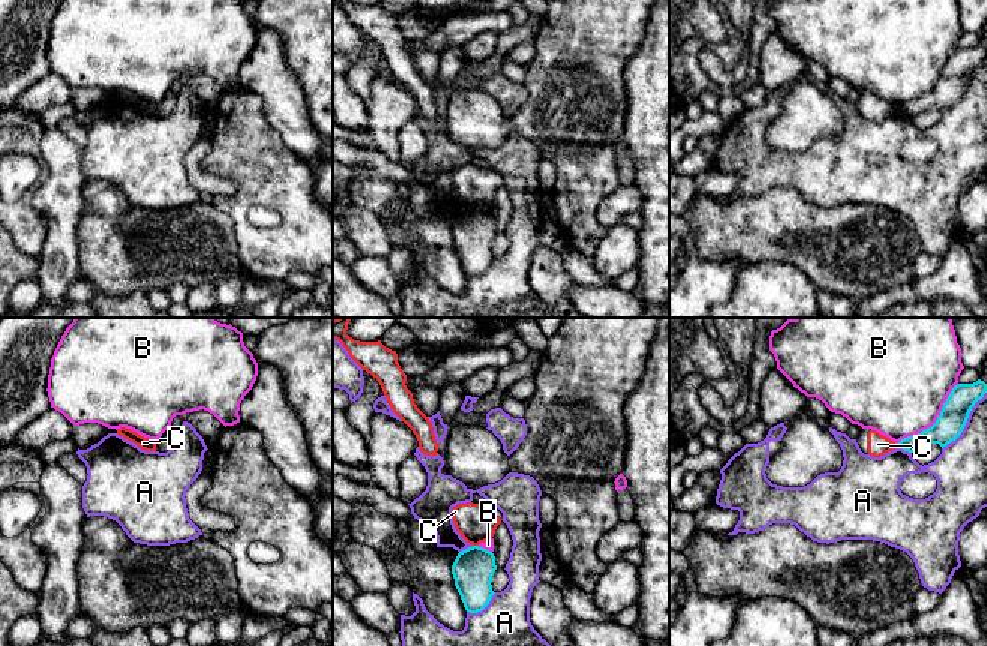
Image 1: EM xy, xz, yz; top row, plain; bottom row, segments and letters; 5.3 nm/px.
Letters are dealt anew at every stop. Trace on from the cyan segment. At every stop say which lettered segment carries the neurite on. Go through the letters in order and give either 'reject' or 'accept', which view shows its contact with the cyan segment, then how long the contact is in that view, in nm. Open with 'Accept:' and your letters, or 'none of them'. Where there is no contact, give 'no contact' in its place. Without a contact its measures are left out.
Accept: none of them
A: reject; contact in yz; length 400 nm
B: reject; contact in yz; length 460 nm
C: reject; contact in xz; length 30 nm

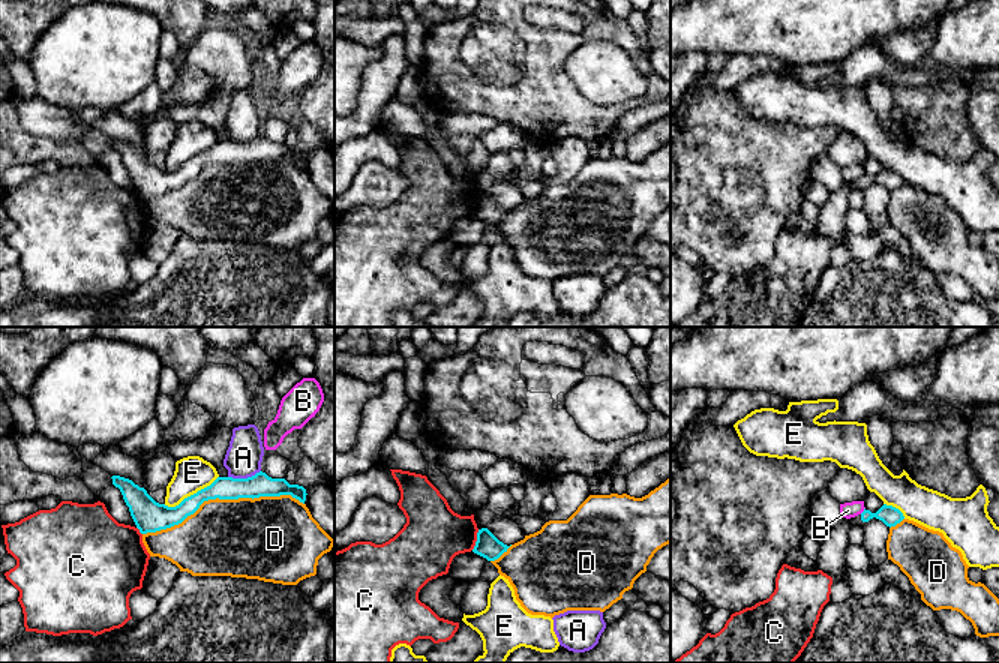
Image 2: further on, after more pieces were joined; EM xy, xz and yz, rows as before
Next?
Accept: none of them
A: reject; contact in xy; length 180 nm
B: reject; contact in yz; length 50 nm
C: reject; contact in xz; length 120 nm
D: reject; contact in xy; length 900 nm
E: reject; contact in xy; length 340 nm

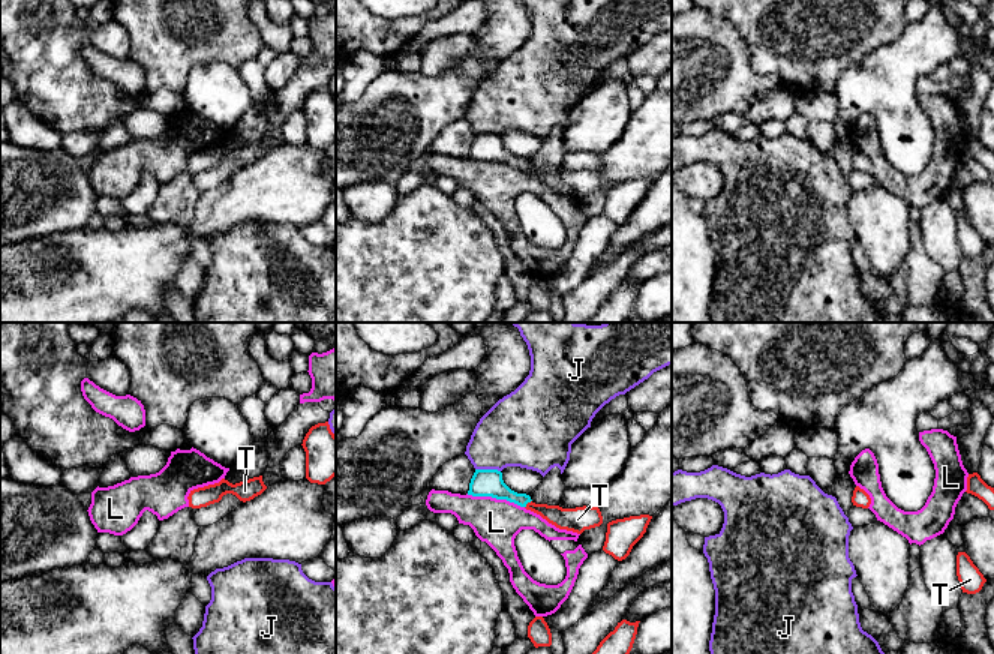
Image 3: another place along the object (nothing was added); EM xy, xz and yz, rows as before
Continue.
Accept: T
J: reject; contact in xz; length 140 nm
L: reject; contact in xz; length 320 nm
T: accept; contact in xz; length 60 nm

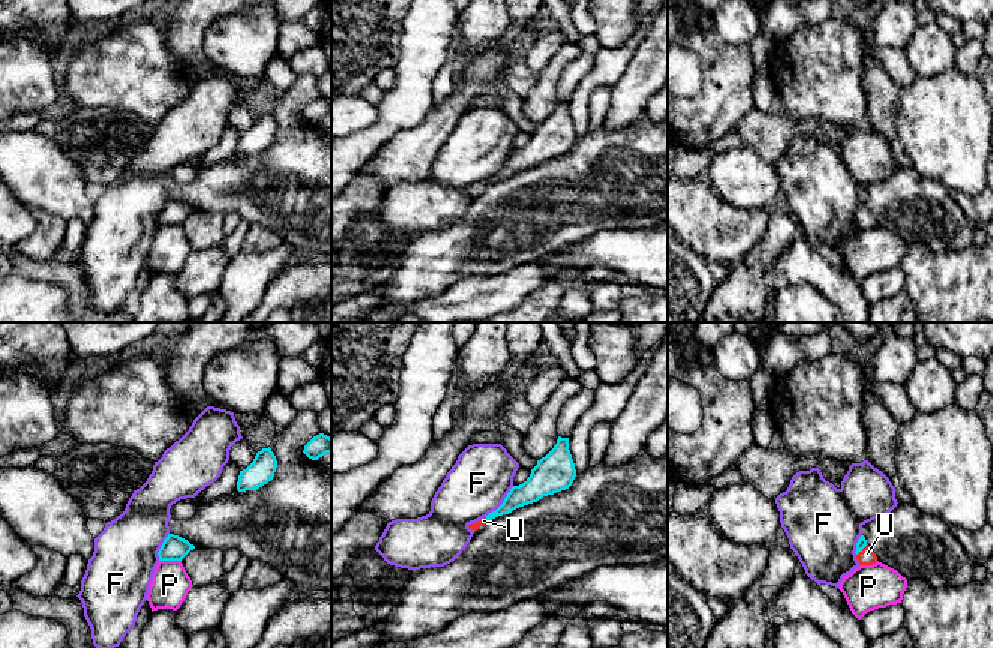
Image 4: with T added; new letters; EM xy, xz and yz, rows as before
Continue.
Accept: U
F: reject; contact in xz; length 220 nm
P: reject; contact in xy; length 120 nm
U: accept; contact in yz; length 90 nm

